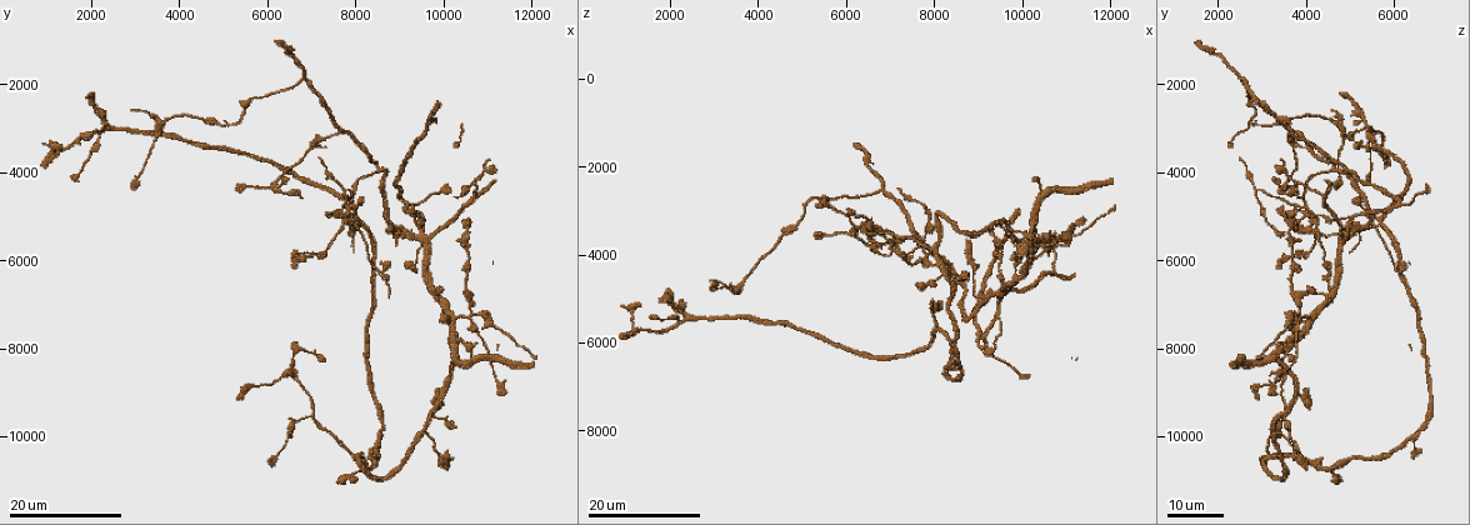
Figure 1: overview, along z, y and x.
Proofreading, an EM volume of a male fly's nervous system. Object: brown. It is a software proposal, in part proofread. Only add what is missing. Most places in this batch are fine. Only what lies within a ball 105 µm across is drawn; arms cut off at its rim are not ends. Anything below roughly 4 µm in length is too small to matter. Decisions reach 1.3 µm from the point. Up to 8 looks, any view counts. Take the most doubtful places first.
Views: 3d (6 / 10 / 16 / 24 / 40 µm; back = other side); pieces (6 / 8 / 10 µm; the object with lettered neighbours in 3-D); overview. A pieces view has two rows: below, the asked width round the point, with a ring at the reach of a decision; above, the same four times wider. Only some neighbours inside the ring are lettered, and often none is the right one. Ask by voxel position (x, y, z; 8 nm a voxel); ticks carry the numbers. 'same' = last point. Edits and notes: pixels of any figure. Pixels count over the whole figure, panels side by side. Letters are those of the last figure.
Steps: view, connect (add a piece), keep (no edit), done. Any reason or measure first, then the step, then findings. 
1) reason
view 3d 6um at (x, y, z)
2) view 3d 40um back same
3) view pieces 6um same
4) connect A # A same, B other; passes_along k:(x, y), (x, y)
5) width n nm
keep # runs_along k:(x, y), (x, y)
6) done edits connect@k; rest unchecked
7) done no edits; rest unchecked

long arm stops here
view 3d 24um at (6750, 4600, 3800)

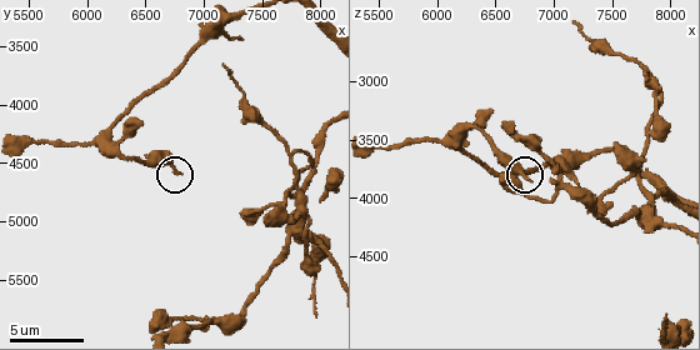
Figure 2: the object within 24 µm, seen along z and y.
view pieces 6um at (6760, 4580, 3860)

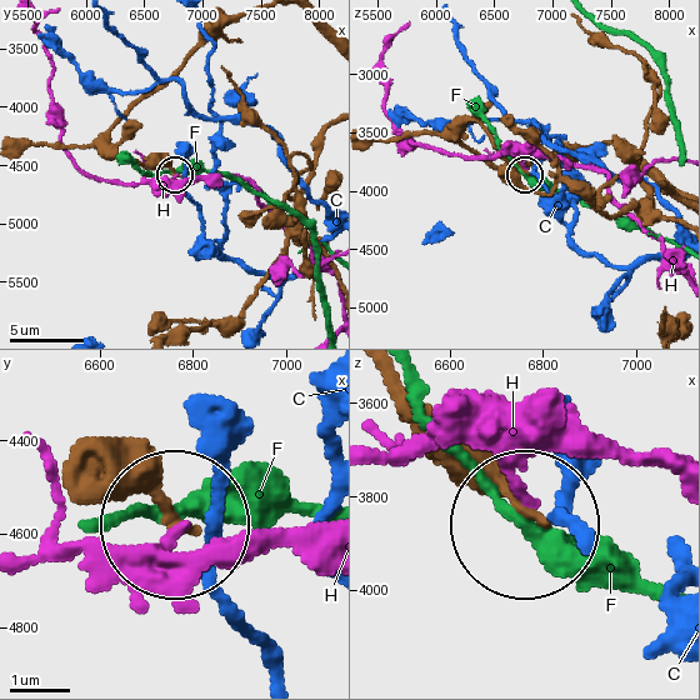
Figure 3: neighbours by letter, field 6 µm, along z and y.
width 180 nm
keep # C other, F other, H other; runs_along 3:(119, 481), (174, 521); none of them fits

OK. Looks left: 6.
view 3d 16um at (10050, 10700, 3950)

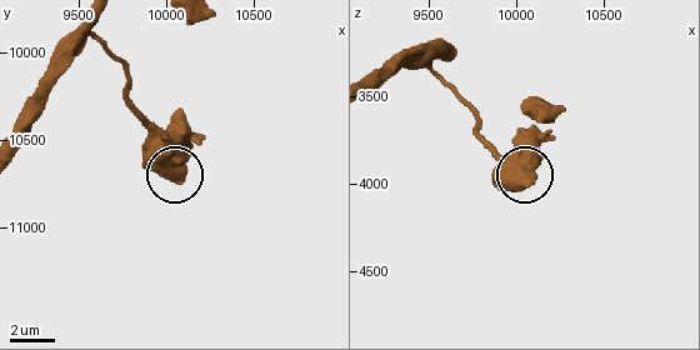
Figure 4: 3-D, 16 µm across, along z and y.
view pieces 8um at (10060, 10720, 4000)

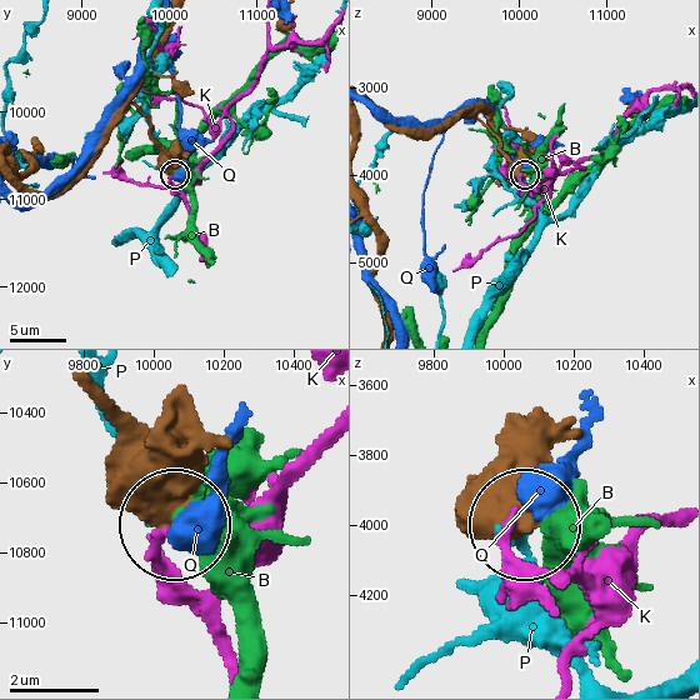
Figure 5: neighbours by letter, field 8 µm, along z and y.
width 480 nm
keep # B other, K other, P other, Q other; no lettered piece goes on from it

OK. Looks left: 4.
thin end
view 3d 24um at (8700, 6800, 4550)

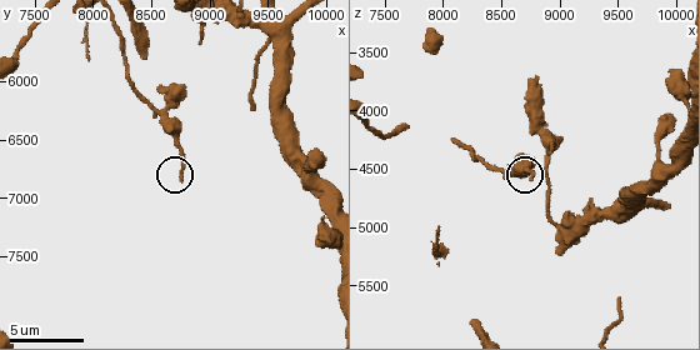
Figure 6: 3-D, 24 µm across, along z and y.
what lies round it
view pieces 10um at (8760, 6840, 4600)

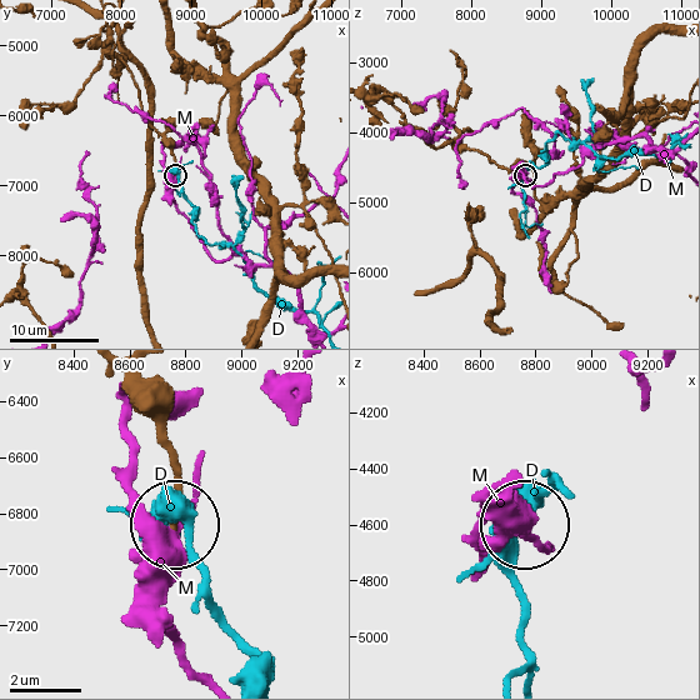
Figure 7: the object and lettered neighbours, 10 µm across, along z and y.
keep # D other, M other; none of them fits

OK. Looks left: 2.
an open end
view 3d 16um at (10650, 8200, 3450)

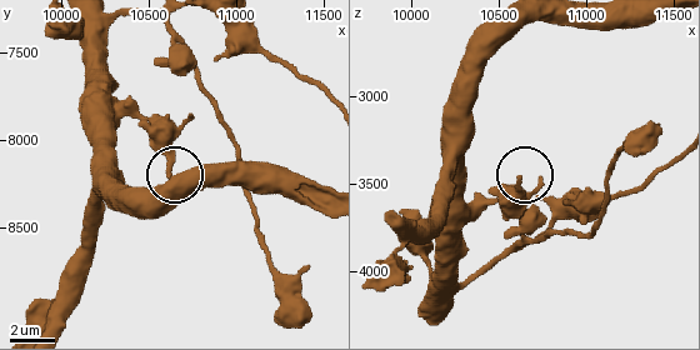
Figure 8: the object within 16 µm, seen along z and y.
view pieces 10um at (10620, 8220, 3480)

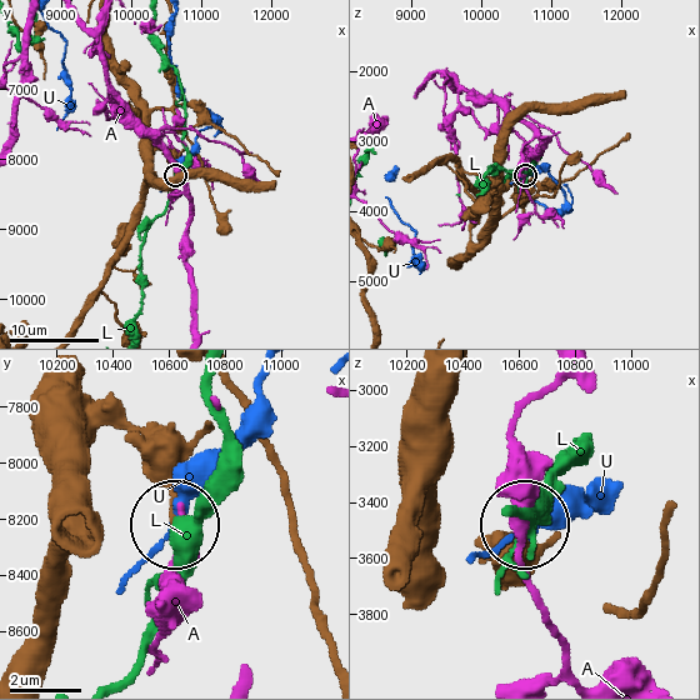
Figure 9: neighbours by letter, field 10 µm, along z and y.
width 150 nm
keep # A other, L other, U other; none of them fits

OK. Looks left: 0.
done no edits; rest unchecked

